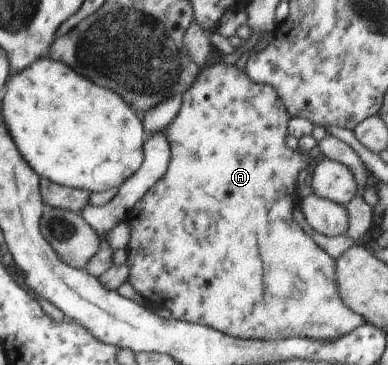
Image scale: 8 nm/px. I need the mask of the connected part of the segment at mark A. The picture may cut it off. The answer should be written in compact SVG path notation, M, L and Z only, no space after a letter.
M220 61L213 65L203 67L196 78L195 83L186 94L183 95L183 104L175 120L167 127L166 132L171 143L171 162L166 175L146 192L140 203L136 204L126 215L125 224L127 228L131 226L131 237L127 241L128 265L131 269L131 279L134 285L140 283L142 275L148 275L148 279L156 277L158 273L162 275L164 271L174 277L174 265L182 265L188 257L196 255L196 271L192 271L192 277L196 277L196 285L192 287L172 287L172 277L170 285L166 287L166 297L164 299L150 299L160 305L164 305L171 311L172 317L182 319L187 322L197 323L220 330L225 334L242 339L278 339L278 337L288 337L288 335L300 335L303 338L313 340L332 341L342 338L343 335L360 327L364 322L361 315L349 309L339 295L339 288L335 280L335 259L332 258L321 248L310 236L299 226L298 217L294 217L292 211L292 201L294 201L294 185L298 179L300 171L306 171L310 156L304 152L296 153L296 150L288 149L284 143L286 137L286 123L292 119L291 115L285 110L283 100L279 98L276 88L265 83L256 83L248 75L248 72L238 69L233 62Z

